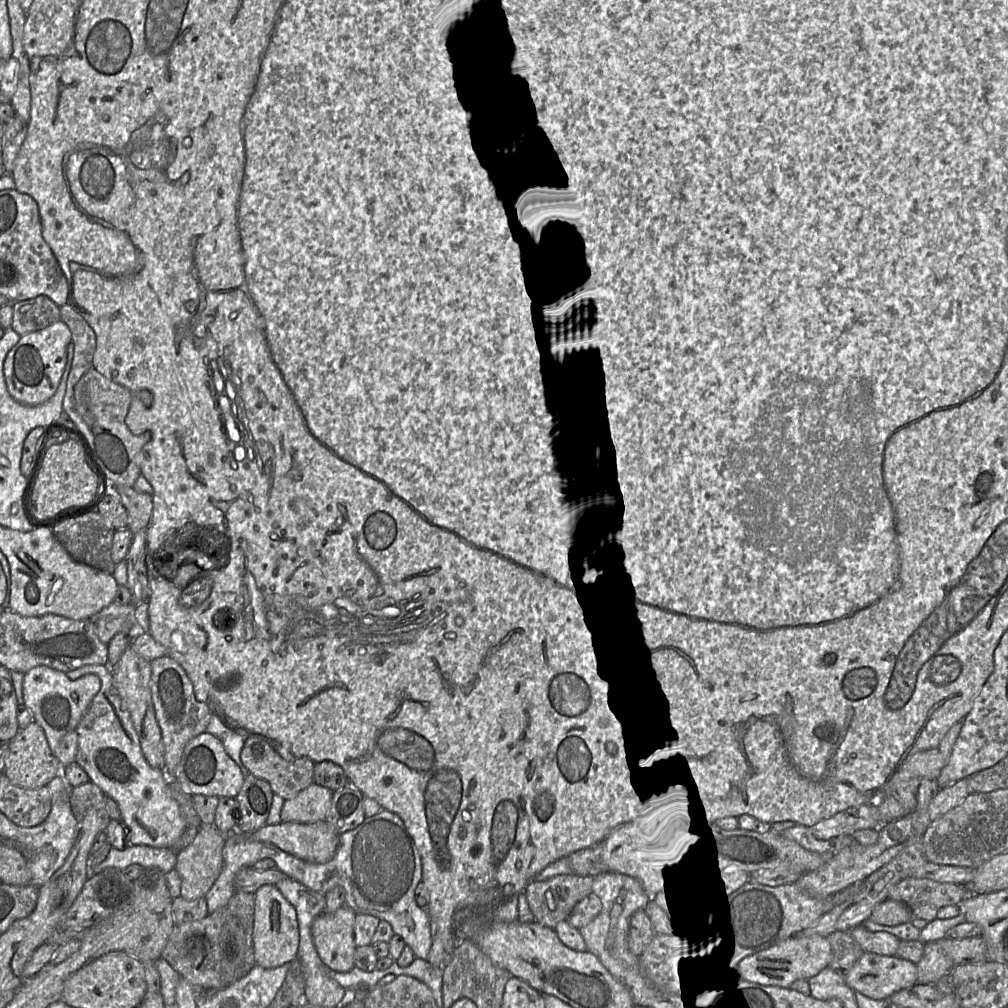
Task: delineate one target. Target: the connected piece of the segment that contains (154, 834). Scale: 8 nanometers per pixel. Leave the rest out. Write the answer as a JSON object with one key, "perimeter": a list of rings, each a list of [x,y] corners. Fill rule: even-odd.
{"perimeter":[[[84,665],[66,673],[70,680],[86,674],[97,675],[101,686],[75,730],[78,735],[75,762],[118,804],[121,818],[128,827],[129,844],[171,849],[183,834],[186,823],[177,801],[170,795],[169,778],[164,770],[150,766],[144,757],[130,713],[124,709],[115,687],[111,666]]]}

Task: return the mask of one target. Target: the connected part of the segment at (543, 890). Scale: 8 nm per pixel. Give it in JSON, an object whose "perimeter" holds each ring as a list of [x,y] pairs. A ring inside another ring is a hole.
{"perimeter":[[[562,874],[549,880],[531,881],[524,891],[535,921],[554,929],[559,922],[567,920],[575,905],[592,892],[593,879],[590,875]]]}

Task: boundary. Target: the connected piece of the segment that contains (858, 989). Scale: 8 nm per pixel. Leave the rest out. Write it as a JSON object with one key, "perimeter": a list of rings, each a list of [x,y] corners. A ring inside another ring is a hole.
{"perimeter":[[[864,952],[843,978],[854,993],[887,1001],[893,994],[917,984],[917,966],[896,956]]]}

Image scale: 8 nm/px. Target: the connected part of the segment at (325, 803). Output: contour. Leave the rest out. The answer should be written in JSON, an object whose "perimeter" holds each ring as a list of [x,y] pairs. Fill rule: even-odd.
{"perimeter":[[[316,783],[310,784],[296,796],[285,800],[281,821],[310,824],[325,820],[332,795],[330,789]]]}

